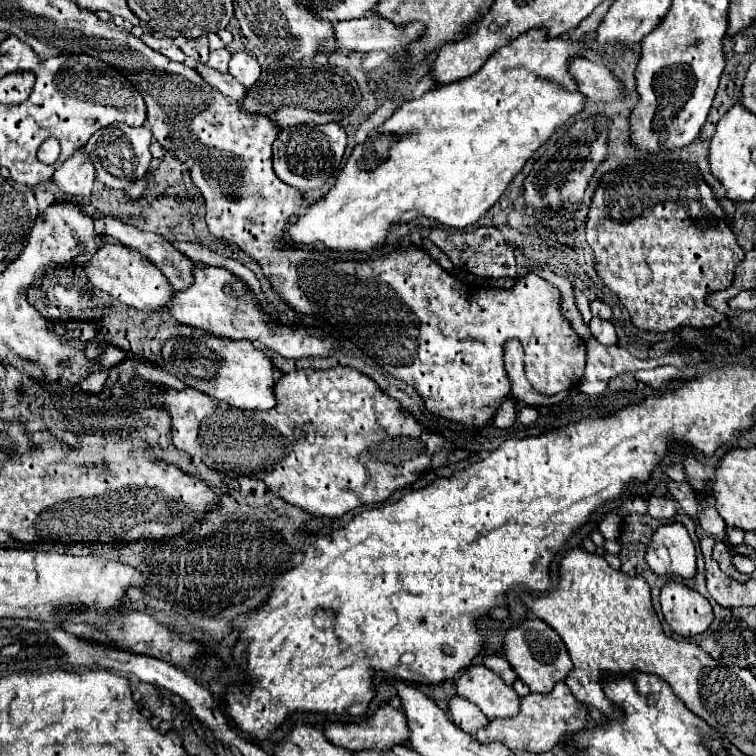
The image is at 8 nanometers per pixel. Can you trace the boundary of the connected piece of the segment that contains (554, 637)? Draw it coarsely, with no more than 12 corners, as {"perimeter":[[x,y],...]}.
{"perimeter":[[541,619],[505,635],[505,659],[533,693],[551,693],[573,661]]}

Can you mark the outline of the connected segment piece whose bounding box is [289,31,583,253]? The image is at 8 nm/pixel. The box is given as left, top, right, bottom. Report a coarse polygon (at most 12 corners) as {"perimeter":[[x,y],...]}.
{"perimeter":[[539,31],[403,103],[291,241],[473,225],[581,111]]}

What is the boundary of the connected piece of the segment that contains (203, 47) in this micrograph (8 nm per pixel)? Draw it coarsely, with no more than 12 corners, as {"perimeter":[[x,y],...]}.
{"perimeter":[[207,37],[191,39],[183,45],[189,59],[205,63],[209,57]]}

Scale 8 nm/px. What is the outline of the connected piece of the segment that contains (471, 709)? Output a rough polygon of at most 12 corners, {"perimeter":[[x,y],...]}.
{"perimeter":[[463,697],[449,701],[453,723],[469,735],[489,719]]}

